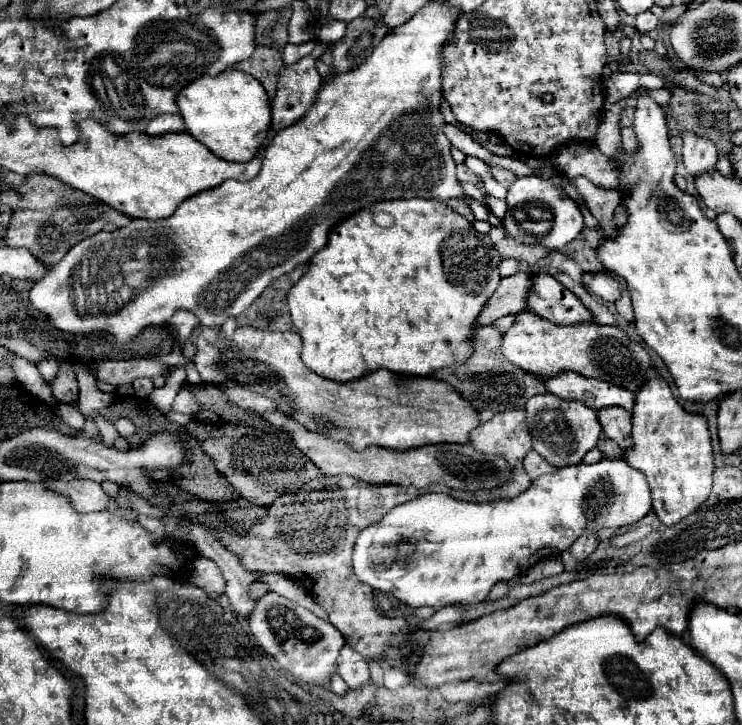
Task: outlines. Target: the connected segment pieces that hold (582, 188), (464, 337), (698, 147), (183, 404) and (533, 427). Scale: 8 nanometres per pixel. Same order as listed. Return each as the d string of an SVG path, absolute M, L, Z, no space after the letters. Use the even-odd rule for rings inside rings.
M576 177L572 181L576 183L580 195L584 197L590 213L598 219L598 223L604 231L604 239L610 239L614 235L618 235L620 227L614 225L612 215L614 215L614 209L620 205L622 195L616 193L616 191L610 191L610 189L598 189L586 177Z
M398 199L398 201L384 201L376 203L368 211L358 211L340 225L336 225L328 237L328 245L320 249L312 257L310 271L290 289L288 293L288 307L294 321L294 327L298 335L304 341L302 359L308 365L310 371L316 371L316 375L324 375L326 379L360 379L360 375L368 375L368 371L378 371L380 367L388 371L396 371L396 375L414 375L414 377L430 377L434 371L450 367L454 363L466 363L466 359L474 353L474 337L476 337L476 321L480 317L480 311L484 309L484 303L494 295L496 285L500 283L500 265L502 257L496 253L494 243L486 233L478 233L474 225L464 219L460 213L456 213L452 207L444 205L442 201L426 201L426 199Z
M682 133L682 155L684 155L684 167L688 169L688 173L696 175L708 169L714 169L716 165L716 145L710 139L698 137L696 133Z
M182 385L182 387L180 387L180 391L178 391L178 395L176 395L176 401L174 401L172 409L178 411L178 413L186 413L186 415L190 415L190 417L196 415L198 403L194 401L194 395L192 395L192 391L188 389L188 385Z
M552 393L536 395L526 403L526 421L530 427L534 451L538 451L554 467L568 467L582 463L584 455L594 449L602 437L602 427L594 409L580 401L564 401Z

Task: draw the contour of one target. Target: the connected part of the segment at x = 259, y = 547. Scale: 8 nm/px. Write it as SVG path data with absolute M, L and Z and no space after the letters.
M336 475L336 477L322 477L318 489L314 491L298 491L290 495L278 497L268 507L268 517L256 523L250 533L240 535L236 531L218 531L222 543L228 547L228 551L234 551L246 569L250 571L262 571L262 573L282 573L290 579L296 579L304 585L308 595L318 603L326 613L328 621L340 629L346 643L358 651L364 659L378 659L384 655L386 647L396 647L402 643L402 639L408 633L408 621L404 619L380 619L380 615L374 609L372 597L374 589L360 583L352 569L352 547L362 529L366 529L372 523L378 523L392 507L406 503L414 497L418 497L422 491L416 487L400 487L400 485L370 485L358 479L352 479L348 475Z

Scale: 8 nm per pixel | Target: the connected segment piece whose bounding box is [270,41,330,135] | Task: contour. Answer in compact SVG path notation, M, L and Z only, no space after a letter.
M316 43L314 51L302 57L298 63L284 67L278 79L278 93L272 101L272 129L270 135L296 123L312 105L322 77L316 69L316 59L330 47L326 43Z

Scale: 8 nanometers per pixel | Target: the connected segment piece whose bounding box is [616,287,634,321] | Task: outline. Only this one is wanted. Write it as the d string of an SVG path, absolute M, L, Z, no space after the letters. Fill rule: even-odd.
M624 287L624 291L622 291L620 301L616 303L616 311L618 311L618 313L628 321L632 321L634 319L633 307L632 303L630 303L630 295L628 295L626 287Z

